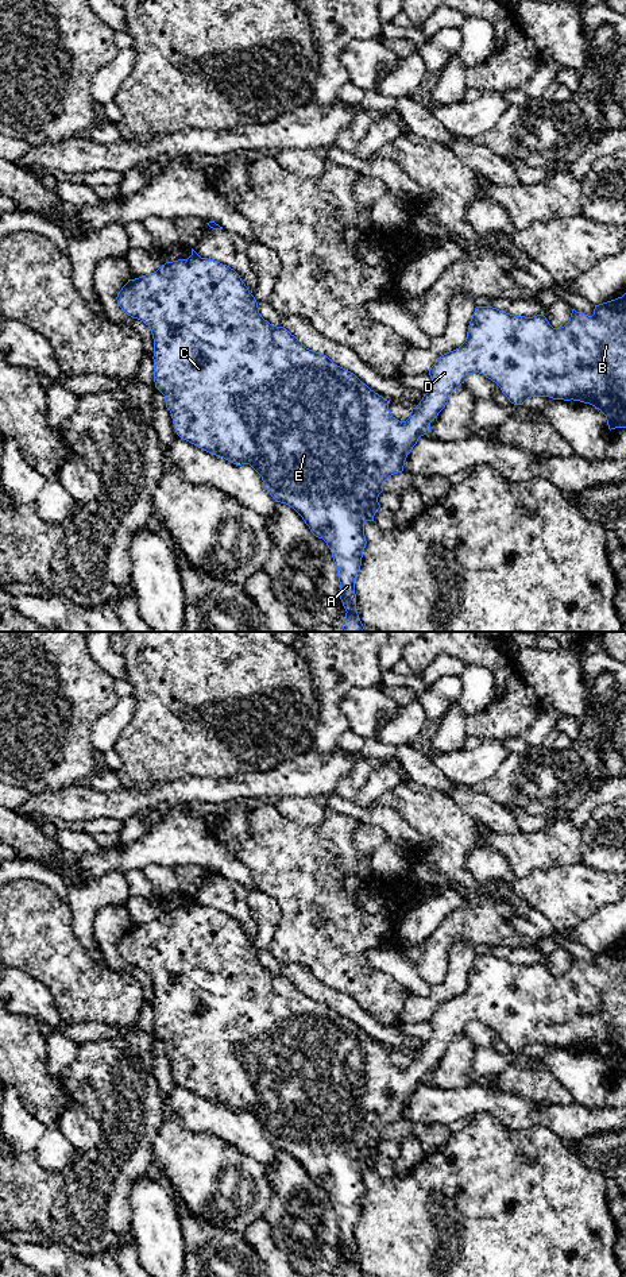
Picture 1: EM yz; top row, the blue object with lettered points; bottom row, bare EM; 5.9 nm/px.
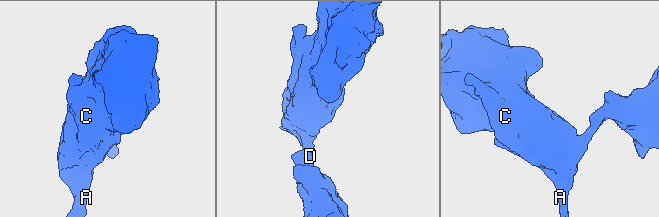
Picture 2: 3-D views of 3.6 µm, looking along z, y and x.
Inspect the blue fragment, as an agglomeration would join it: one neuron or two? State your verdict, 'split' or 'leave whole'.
leave whole

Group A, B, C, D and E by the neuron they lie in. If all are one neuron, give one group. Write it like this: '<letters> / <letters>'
A B C D E

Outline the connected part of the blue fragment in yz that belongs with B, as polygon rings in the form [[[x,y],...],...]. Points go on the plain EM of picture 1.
[[[193,896],[192,903],[188,907],[166,910],[154,921],[128,927],[119,940],[116,948],[123,960],[143,969],[151,977],[154,987],[154,1030],[155,1035],[165,1043],[166,1056],[171,1061],[177,1083],[198,1096],[224,1106],[236,1114],[250,1112],[262,1124],[263,1133],[270,1143],[277,1150],[293,1156],[302,1165],[310,1180],[326,1191],[337,1215],[340,1230],[339,1243],[347,1259],[341,1273],[343,1277],[364,1277],[356,1259],[355,1226],[360,1218],[363,1199],[367,1192],[364,1172],[367,1169],[374,1169],[374,1164],[380,1156],[378,1145],[383,1139],[383,1130],[389,1124],[403,1119],[405,1108],[418,1087],[429,1081],[430,1070],[445,1056],[453,1038],[460,1035],[471,1022],[479,1021],[495,1030],[514,1053],[523,1053],[523,1050],[532,1045],[580,1049],[599,1057],[606,1064],[610,1079],[626,1076],[626,941],[615,948],[595,953],[592,964],[572,957],[569,969],[561,976],[553,976],[544,962],[525,965],[514,964],[492,954],[476,954],[468,973],[465,989],[459,996],[441,1003],[430,1015],[429,1023],[432,1026],[432,1035],[422,1045],[420,1052],[411,1057],[410,1065],[406,1069],[397,1068],[390,1061],[389,1049],[371,1038],[353,1021],[335,1012],[326,1003],[306,996],[286,976],[273,973],[264,968],[259,961],[255,945],[250,941],[240,923],[227,913],[215,907],[201,906]]]

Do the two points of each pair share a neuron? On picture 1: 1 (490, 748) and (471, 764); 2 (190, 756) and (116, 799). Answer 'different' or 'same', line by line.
1: same
2: different

